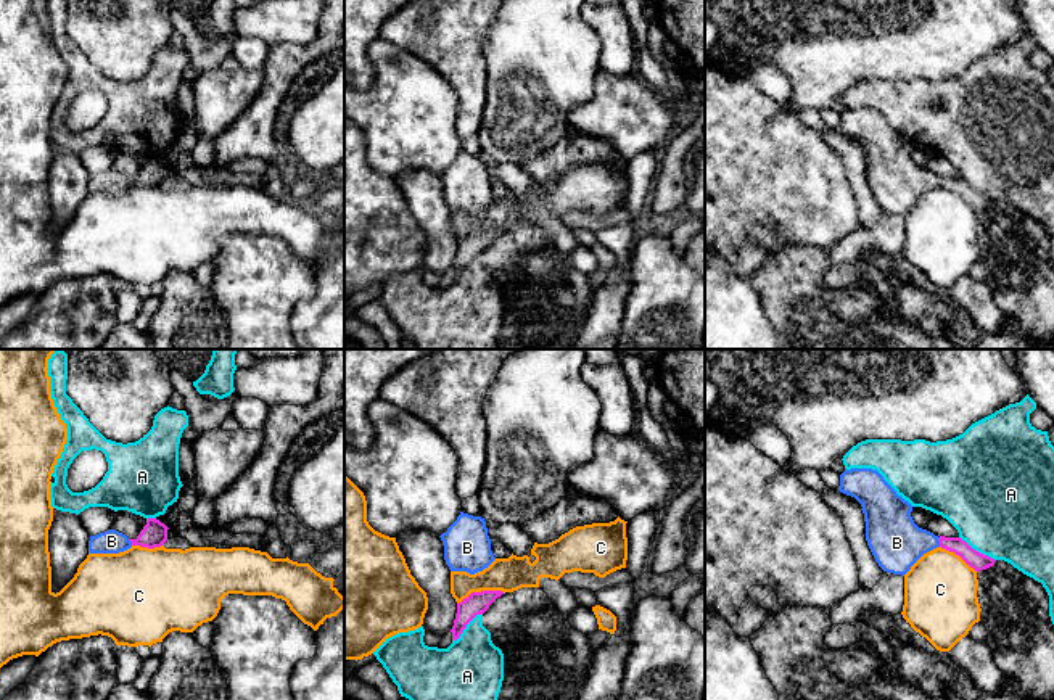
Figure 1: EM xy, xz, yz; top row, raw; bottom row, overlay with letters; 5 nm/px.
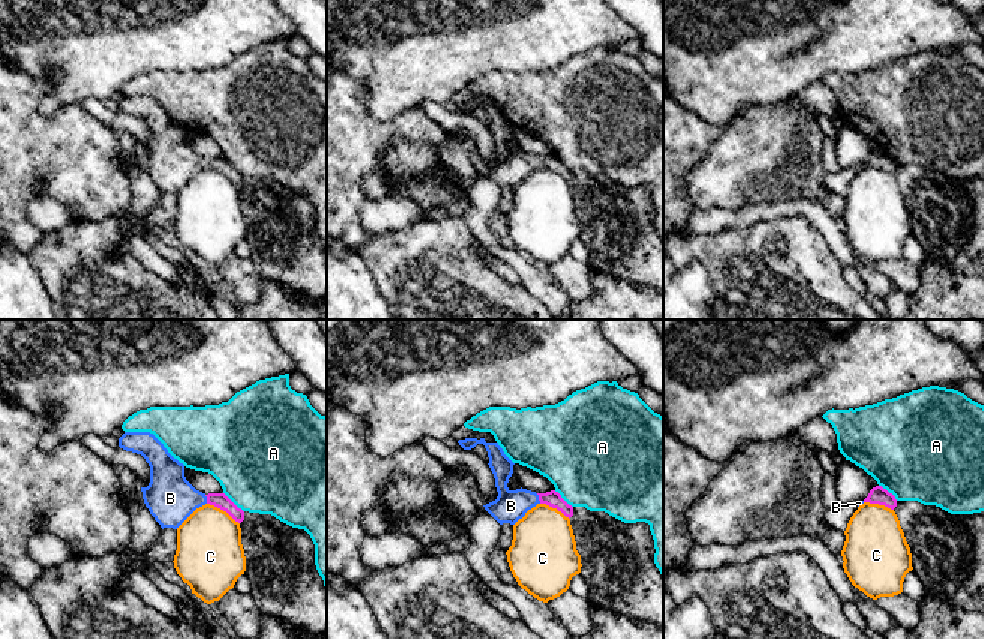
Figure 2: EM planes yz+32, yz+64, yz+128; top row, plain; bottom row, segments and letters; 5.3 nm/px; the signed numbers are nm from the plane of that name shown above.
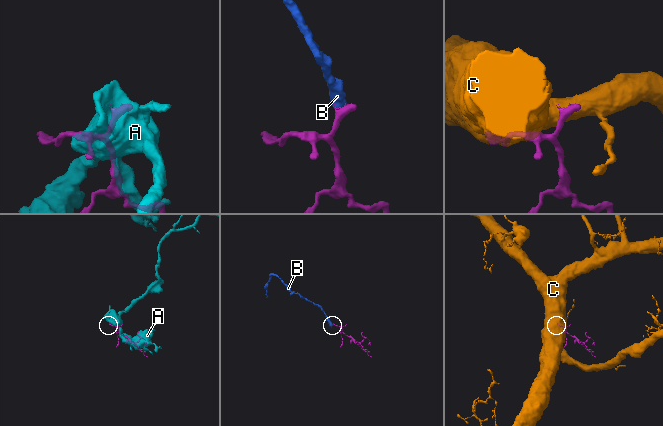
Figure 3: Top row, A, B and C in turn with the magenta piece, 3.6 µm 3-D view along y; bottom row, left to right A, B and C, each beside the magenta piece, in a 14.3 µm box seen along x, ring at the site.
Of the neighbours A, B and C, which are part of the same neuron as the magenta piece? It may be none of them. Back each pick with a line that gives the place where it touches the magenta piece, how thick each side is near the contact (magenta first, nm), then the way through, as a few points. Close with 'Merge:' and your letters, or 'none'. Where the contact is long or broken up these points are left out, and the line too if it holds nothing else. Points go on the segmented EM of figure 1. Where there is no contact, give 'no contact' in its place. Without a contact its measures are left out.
B: yz (940, 543) | 90/280 nm | across yz (974, 559), (956, 544), (940, 543), (897, 543)
Merge: B

